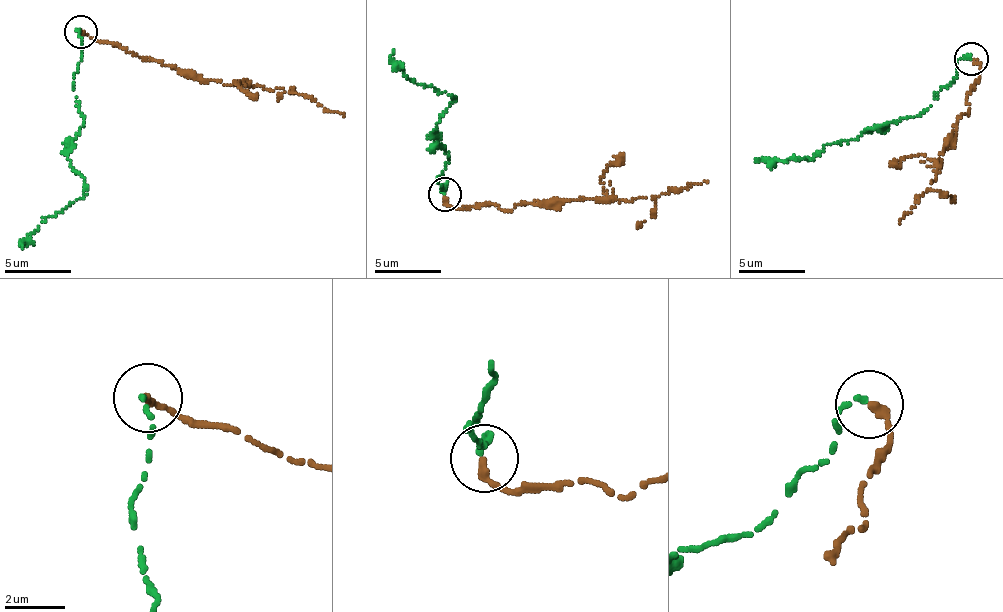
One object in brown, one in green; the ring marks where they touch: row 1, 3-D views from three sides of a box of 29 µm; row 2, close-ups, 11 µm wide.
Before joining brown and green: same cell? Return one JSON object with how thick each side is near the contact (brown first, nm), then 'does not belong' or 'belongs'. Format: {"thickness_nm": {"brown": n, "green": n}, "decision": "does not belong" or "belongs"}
{"thickness_nm": {"brown": 280, "green": 190}, "decision": "does not belong"}

